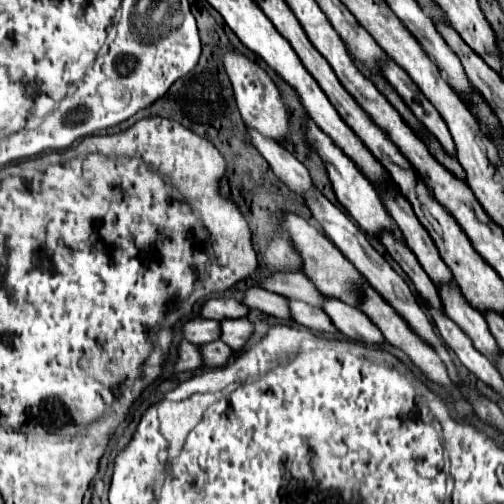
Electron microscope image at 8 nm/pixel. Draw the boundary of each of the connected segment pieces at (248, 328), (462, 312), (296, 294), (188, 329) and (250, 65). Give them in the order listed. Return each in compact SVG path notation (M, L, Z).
M248 319L222 321L222 341L230 345L234 351L240 351L252 335L254 335L254 325Z
M444 285L438 289L438 293L444 305L444 313L452 317L452 321L456 321L456 325L460 325L460 329L464 329L464 333L472 339L472 345L480 353L484 353L492 361L492 365L496 365L496 357L500 357L500 347L496 345L484 315L464 299L462 291L456 285Z
M294 271L274 273L266 277L260 283L260 287L272 293L284 295L288 299L298 299L316 307L322 307L322 301L324 301L324 295L312 285L312 281L308 281L308 277L304 277L304 273L294 273Z
M192 319L184 325L184 335L188 341L196 343L196 345L204 345L204 343L212 343L220 339L220 321L212 321L212 319Z
M236 51L224 55L224 67L226 67L226 73L232 81L234 95L236 95L238 109L240 109L244 123L250 129L256 129L258 133L264 133L264 137L272 137L280 145L286 143L288 135L290 135L290 115L282 103L278 87L268 77L268 73L260 65L256 65L254 61L246 59L244 55L240 55Z

